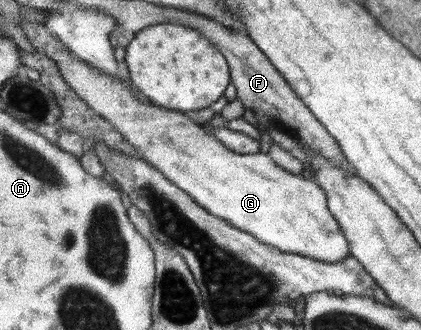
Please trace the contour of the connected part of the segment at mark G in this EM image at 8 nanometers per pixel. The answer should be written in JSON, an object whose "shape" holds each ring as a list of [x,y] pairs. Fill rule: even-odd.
{"shape":[[[23,19],[22,28],[36,52],[43,51],[57,62],[63,79],[79,98],[109,121],[137,149],[139,158],[151,163],[209,214],[283,252],[321,262],[343,262],[351,254],[349,242],[329,211],[325,191],[313,178],[286,171],[263,152],[239,154],[225,148],[210,130],[193,122],[189,114],[144,104],[130,94],[119,78],[94,72],[44,25]]]}

